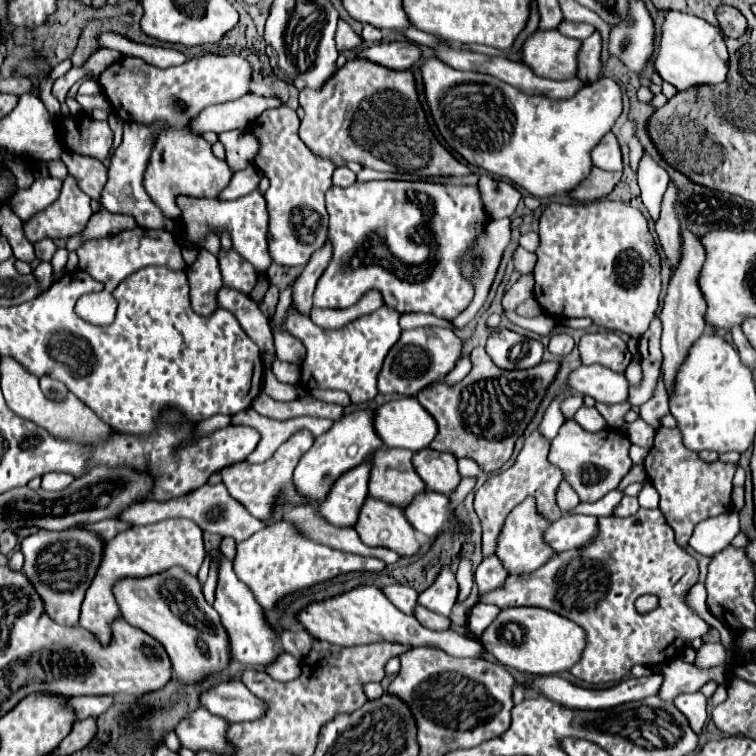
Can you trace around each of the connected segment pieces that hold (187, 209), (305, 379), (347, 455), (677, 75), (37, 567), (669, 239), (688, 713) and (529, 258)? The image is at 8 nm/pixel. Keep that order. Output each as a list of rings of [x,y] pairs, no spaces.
[[[250,192],[238,200],[232,202],[220,202],[220,200],[204,200],[204,198],[178,198],[178,206],[182,208],[182,224],[184,224],[184,240],[192,244],[200,244],[204,234],[212,232],[212,228],[228,230],[232,236],[232,248],[246,258],[256,270],[268,270],[272,264],[268,256],[268,212],[266,212],[266,200],[260,192]]]
[[[294,308],[290,310],[284,328],[302,340],[306,346],[306,358],[302,362],[302,380],[304,388],[330,388],[330,390],[344,390],[350,396],[352,404],[362,404],[376,398],[378,388],[378,372],[388,350],[398,342],[400,330],[399,318],[401,314],[392,308],[380,308],[370,316],[362,316],[340,330],[324,330],[318,328],[308,316],[302,316]]]
[[[358,410],[352,412],[348,416],[342,416],[340,420],[334,422],[334,426],[318,436],[312,444],[312,448],[300,458],[296,470],[294,470],[294,488],[296,492],[300,492],[302,498],[310,498],[316,502],[324,500],[330,492],[330,488],[334,486],[334,482],[348,470],[356,468],[358,464],[362,464],[366,460],[366,456],[380,448],[382,440],[378,440],[378,434],[374,432],[374,424],[372,424],[372,410]]]
[[[668,10],[662,22],[662,36],[654,58],[654,70],[676,90],[686,90],[692,84],[720,84],[726,80],[728,72],[728,52],[722,32],[702,18]]]
[[[68,528],[62,532],[46,532],[38,530],[36,534],[24,538],[22,554],[24,554],[24,574],[34,584],[36,592],[42,596],[46,604],[46,612],[64,626],[76,626],[80,604],[84,600],[84,592],[94,578],[94,572],[102,560],[104,542],[82,528]]]
[[[668,184],[666,196],[662,200],[660,220],[656,222],[656,234],[672,272],[678,268],[678,262],[682,258],[682,234],[680,234],[680,224],[674,212],[676,200],[678,200],[678,188],[674,184]]]
[[[680,694],[674,698],[674,706],[688,718],[692,730],[700,734],[706,722],[706,698],[704,694]]]
[[[518,246],[518,248],[514,250],[514,254],[512,254],[512,260],[514,260],[514,268],[516,268],[520,274],[528,274],[528,272],[534,270],[532,266],[534,266],[536,254],[524,250],[522,246]]]

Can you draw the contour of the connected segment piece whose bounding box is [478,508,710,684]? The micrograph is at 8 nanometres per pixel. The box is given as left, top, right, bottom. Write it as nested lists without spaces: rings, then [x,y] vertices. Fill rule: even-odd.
[[[640,508],[630,518],[600,516],[598,536],[588,546],[554,554],[536,572],[520,574],[520,576],[510,574],[504,586],[480,594],[478,602],[496,604],[498,608],[538,606],[552,610],[560,616],[566,616],[586,632],[586,646],[582,650],[582,658],[570,668],[570,674],[588,684],[618,682],[630,674],[630,668],[634,664],[660,666],[680,658],[688,640],[702,638],[710,632],[710,624],[706,624],[686,604],[686,594],[698,582],[698,574],[700,574],[698,562],[674,542],[674,532],[668,528],[668,522],[664,520],[662,512],[658,508],[654,510]],[[642,594],[658,596],[658,608],[654,608],[644,616],[634,610],[634,602]]]

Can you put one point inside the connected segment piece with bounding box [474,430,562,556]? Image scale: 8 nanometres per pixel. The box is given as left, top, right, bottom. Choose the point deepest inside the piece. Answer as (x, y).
(532, 475)

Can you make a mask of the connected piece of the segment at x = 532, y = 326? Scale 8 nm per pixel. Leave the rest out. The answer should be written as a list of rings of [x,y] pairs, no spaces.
[[[504,310],[504,314],[512,324],[526,328],[530,332],[536,332],[540,336],[548,336],[552,332],[552,328],[556,326],[556,322],[546,314],[540,314],[540,316],[534,316],[534,318],[524,318],[524,316],[518,316],[516,312],[510,312],[510,310]]]

